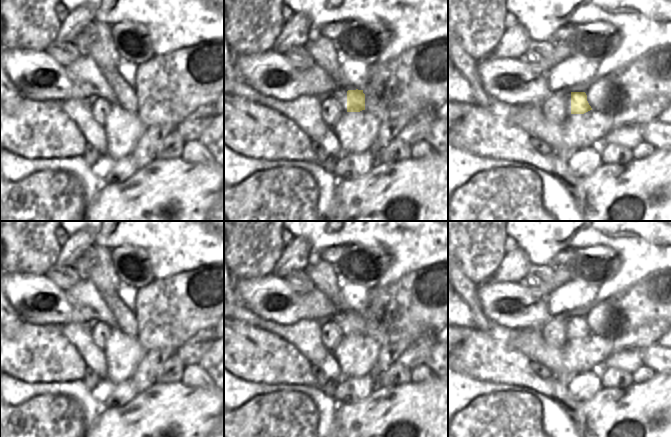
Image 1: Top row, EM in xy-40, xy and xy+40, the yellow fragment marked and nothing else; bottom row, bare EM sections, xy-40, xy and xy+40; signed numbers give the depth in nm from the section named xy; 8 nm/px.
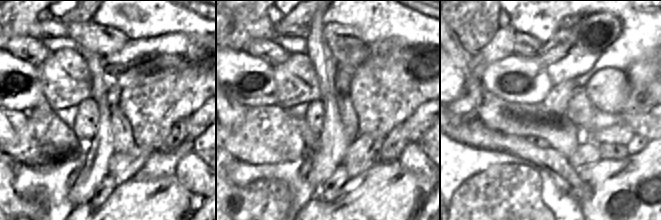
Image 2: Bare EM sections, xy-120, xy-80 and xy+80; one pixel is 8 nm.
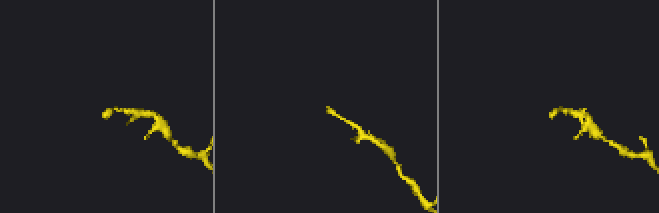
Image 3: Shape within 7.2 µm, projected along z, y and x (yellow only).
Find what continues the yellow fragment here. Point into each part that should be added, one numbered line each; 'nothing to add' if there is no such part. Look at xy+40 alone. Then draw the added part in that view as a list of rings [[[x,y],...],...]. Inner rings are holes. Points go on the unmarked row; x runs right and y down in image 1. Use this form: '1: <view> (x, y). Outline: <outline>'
nothing to add.

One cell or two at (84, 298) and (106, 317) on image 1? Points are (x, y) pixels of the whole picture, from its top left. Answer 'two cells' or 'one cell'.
one cell

